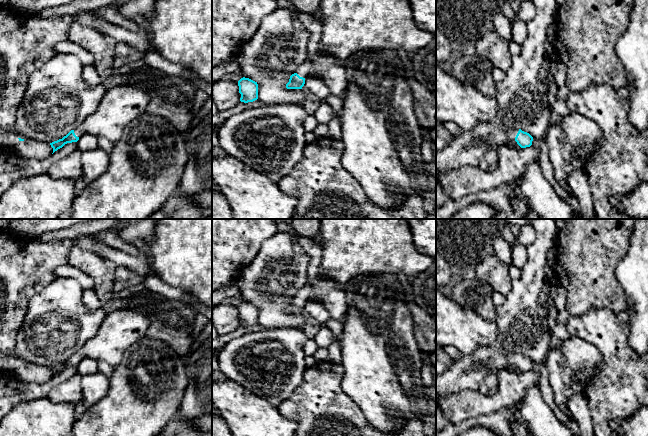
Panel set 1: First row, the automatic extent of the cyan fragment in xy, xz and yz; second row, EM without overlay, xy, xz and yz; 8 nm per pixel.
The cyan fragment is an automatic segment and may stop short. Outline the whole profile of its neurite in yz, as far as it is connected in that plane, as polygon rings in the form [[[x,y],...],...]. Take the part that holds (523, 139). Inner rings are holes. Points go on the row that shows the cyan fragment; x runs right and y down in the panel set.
[[[511,128],[505,130],[504,133],[508,136],[509,140],[514,139],[521,148],[530,147],[532,145],[533,137],[518,128]]]

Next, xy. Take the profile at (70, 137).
[[[121,84],[108,89],[97,109],[62,139],[50,143],[53,153],[84,134],[104,137],[112,143],[122,138],[126,126],[146,112],[149,94],[135,86]]]

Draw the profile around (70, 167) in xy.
[[[79,149],[72,151],[61,160],[54,162],[46,173],[53,179],[71,179],[78,182],[83,172],[81,155]]]

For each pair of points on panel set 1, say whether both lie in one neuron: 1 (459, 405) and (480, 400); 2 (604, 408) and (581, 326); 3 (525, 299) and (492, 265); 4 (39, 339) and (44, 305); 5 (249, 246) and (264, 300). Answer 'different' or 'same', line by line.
1: same
2: same
3: different
4: same
5: different

